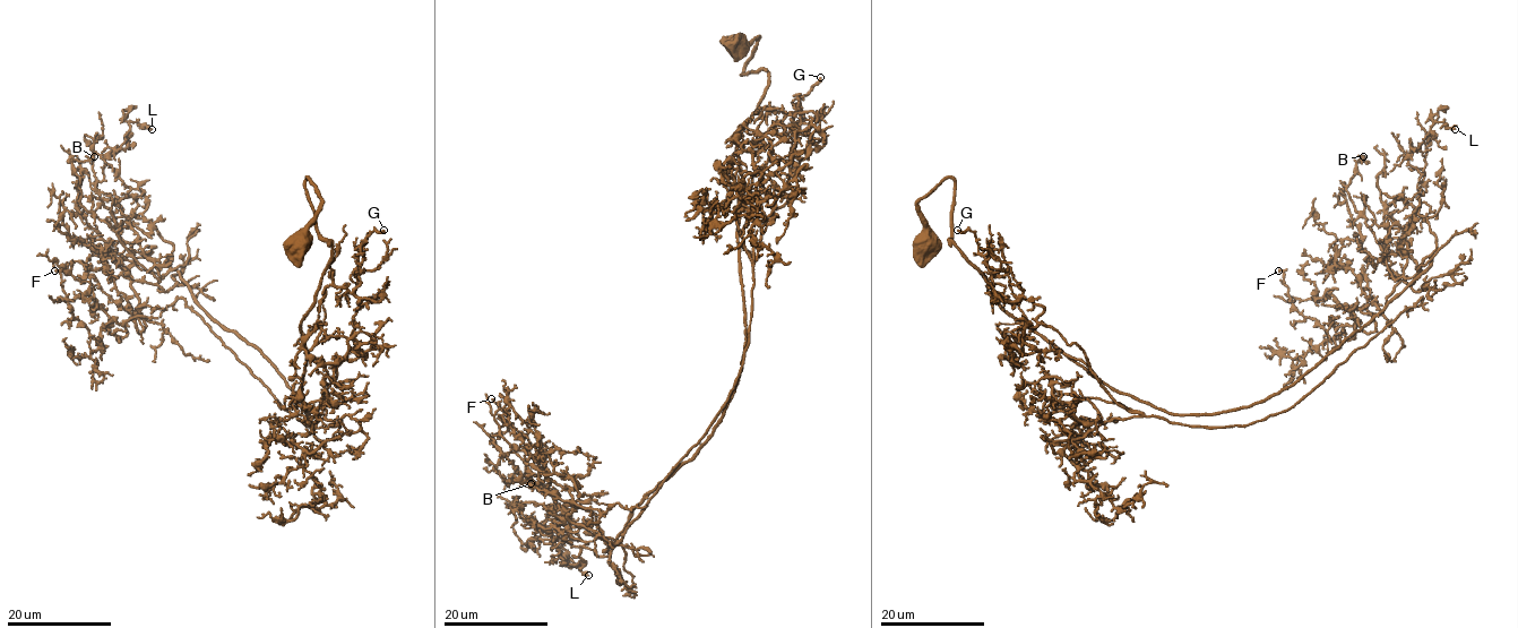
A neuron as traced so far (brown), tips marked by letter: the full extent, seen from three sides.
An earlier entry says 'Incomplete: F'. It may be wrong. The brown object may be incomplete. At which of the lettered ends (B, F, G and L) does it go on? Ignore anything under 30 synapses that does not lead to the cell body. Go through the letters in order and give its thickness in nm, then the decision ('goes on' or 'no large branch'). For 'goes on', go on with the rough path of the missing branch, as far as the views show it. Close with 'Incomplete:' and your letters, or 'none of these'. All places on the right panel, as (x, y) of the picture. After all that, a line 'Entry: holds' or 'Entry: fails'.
B: 80 nm | no large branch
F: 150 nm | no large branch
G: 220 nm | no large branch
L: 110 nm | no large branch
Incomplete: none of these
Entry: fails

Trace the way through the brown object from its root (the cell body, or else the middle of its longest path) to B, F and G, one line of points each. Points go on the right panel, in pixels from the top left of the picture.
B: (926, 241), (950, 178), (1006, 310), (1226, 413), (1429, 266), (1388, 271), (1363, 156)
F: (926, 241), (950, 178), (997, 301), (1174, 414), (1292, 386), (1430, 258), (1329, 341), (1278, 271)
G: (926, 241), (917, 203), (950, 178), (949, 239), (1100, 381), (1041, 306), (991, 300), (976, 238), (957, 230)

